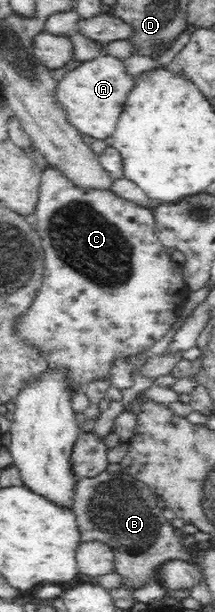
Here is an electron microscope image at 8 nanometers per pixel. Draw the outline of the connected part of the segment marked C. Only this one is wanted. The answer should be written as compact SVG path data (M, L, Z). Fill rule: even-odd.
M48 163L41 172L38 202L33 214L37 217L36 230L41 235L42 241L45 241L43 243L45 257L47 257L45 259L45 277L43 277L43 287L29 308L29 313L23 313L23 317L17 325L17 332L28 341L29 345L38 347L45 360L48 361L49 367L69 368L75 383L87 384L97 377L107 377L114 360L144 353L166 335L181 315L180 312L190 289L186 288L184 283L183 266L171 260L167 254L167 249L160 244L156 236L154 213L151 207L141 206L141 203L135 204L132 198L119 196L111 189L80 188L75 182L63 175L57 166Z

